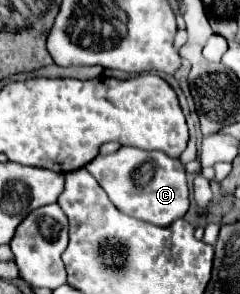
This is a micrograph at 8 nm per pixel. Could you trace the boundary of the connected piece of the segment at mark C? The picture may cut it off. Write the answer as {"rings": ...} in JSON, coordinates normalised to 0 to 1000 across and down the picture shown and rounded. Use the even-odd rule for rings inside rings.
{"rings":[[[513,493],[471,527],[396,534],[354,561],[354,575],[404,609],[404,622],[454,663],[463,690],[563,745],[638,759],[654,772],[696,772],[754,745],[788,711],[771,575],[746,541],[721,541],[679,514],[604,514],[579,500]]]}

